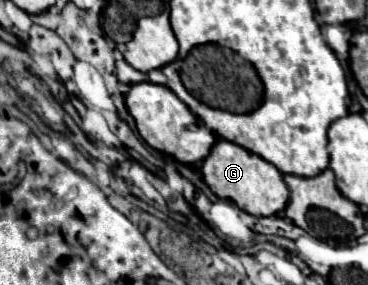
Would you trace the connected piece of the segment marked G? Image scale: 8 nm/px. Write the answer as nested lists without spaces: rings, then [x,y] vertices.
[[[218,140],[208,154],[208,158],[202,164],[202,174],[204,182],[210,186],[210,190],[222,198],[234,202],[240,210],[252,214],[252,216],[272,216],[278,214],[286,208],[290,192],[288,186],[282,180],[282,172],[268,164],[264,158],[260,158],[254,152],[248,152],[246,148],[228,142],[228,140]]]

